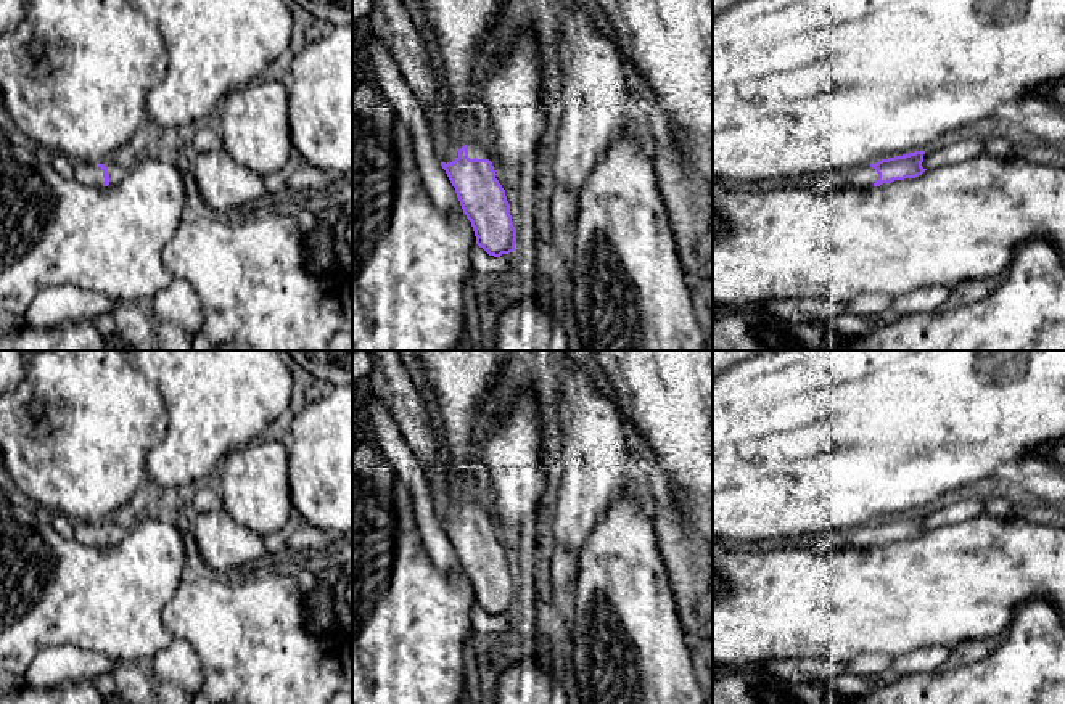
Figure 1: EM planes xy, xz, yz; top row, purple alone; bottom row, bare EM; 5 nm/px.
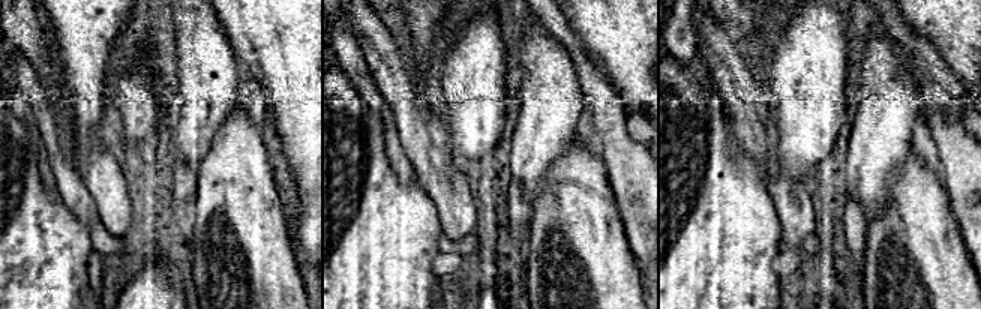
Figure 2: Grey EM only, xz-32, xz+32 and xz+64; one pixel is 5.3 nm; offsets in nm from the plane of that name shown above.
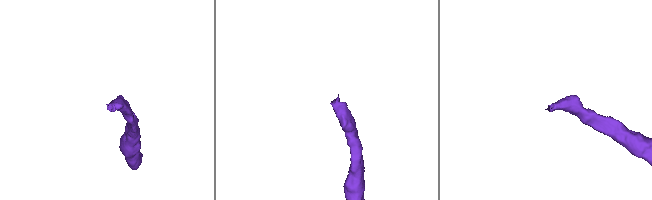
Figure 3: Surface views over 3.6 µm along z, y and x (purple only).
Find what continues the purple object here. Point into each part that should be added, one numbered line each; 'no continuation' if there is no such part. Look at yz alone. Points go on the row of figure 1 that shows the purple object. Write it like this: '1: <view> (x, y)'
1: yz (850, 177)

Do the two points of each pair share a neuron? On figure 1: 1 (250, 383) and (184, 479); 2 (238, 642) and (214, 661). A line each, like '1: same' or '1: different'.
1: same
2: same

